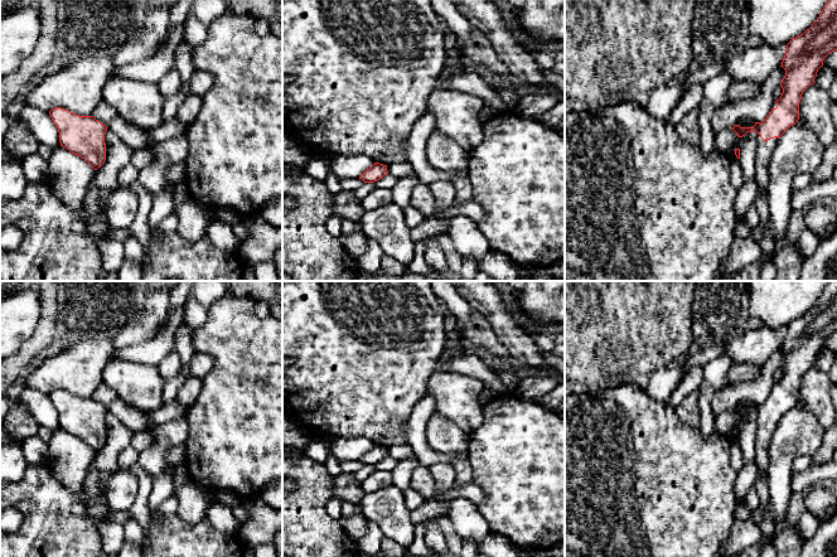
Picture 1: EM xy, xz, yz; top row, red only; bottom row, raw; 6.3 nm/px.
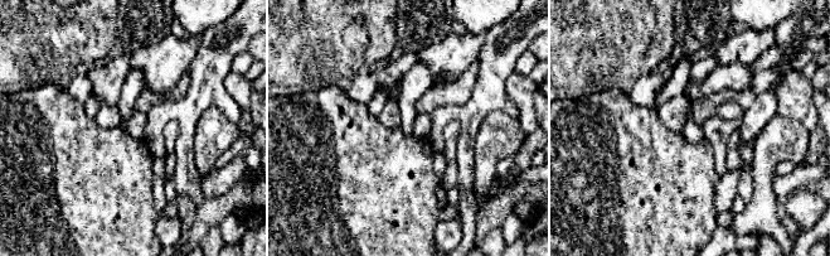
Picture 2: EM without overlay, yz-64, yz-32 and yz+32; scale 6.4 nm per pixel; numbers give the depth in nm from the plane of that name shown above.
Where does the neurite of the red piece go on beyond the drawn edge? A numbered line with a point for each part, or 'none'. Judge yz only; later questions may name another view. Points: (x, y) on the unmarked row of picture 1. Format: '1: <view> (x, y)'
1: yz (763, 437)

